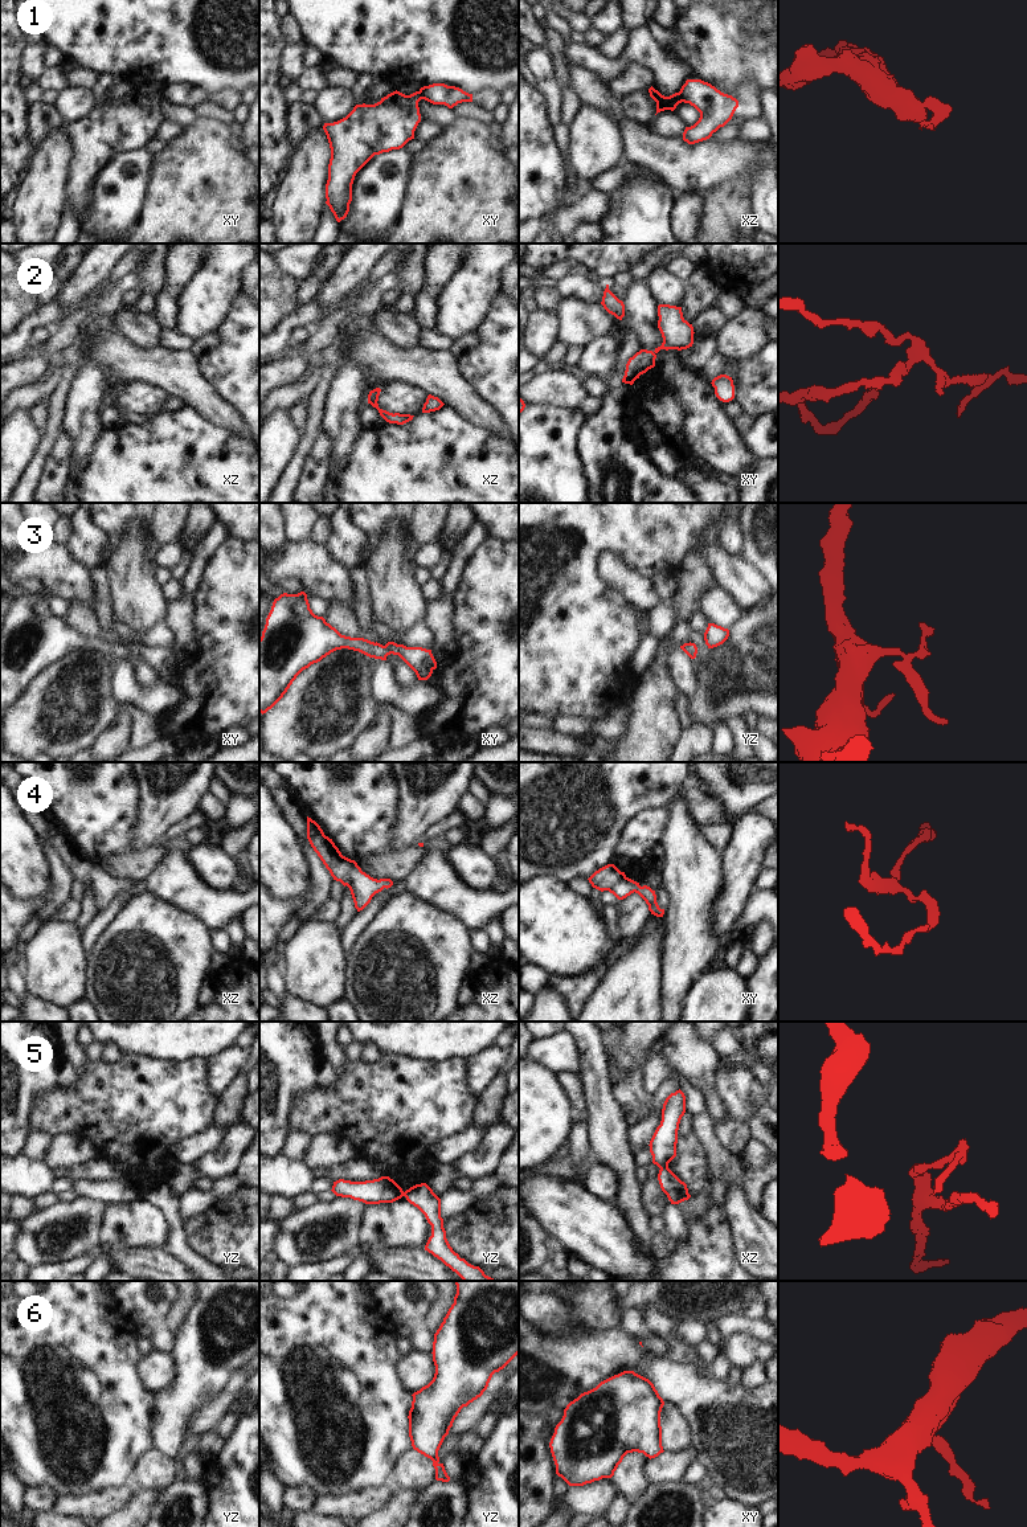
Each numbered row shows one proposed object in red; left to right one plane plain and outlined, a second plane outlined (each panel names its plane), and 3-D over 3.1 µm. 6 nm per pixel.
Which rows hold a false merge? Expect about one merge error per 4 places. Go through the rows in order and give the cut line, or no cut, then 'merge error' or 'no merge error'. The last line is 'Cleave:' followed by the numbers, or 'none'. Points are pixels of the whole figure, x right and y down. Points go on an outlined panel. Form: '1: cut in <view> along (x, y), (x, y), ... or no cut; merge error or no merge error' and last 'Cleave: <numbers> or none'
1: cut in xz along (678, 93), (682, 101); merge error
2: no cut; no merge error
3: no cut; no merge error
4: no cut; no merge error
5: cut in xz along (667, 1165), (661, 1169); merge error
6: no cut; no merge error
Cleave: 1, 5

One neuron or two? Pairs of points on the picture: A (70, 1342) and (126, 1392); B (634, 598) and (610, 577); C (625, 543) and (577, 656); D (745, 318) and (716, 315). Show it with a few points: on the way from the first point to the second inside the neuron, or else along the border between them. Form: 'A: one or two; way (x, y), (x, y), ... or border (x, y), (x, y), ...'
A: one; way (84, 1350), (113, 1379)
B: one; way (629, 593), (616, 580)
C: one; way (592, 556), (579, 569), (577, 623)
D: two; border (729, 320), (716, 334)

